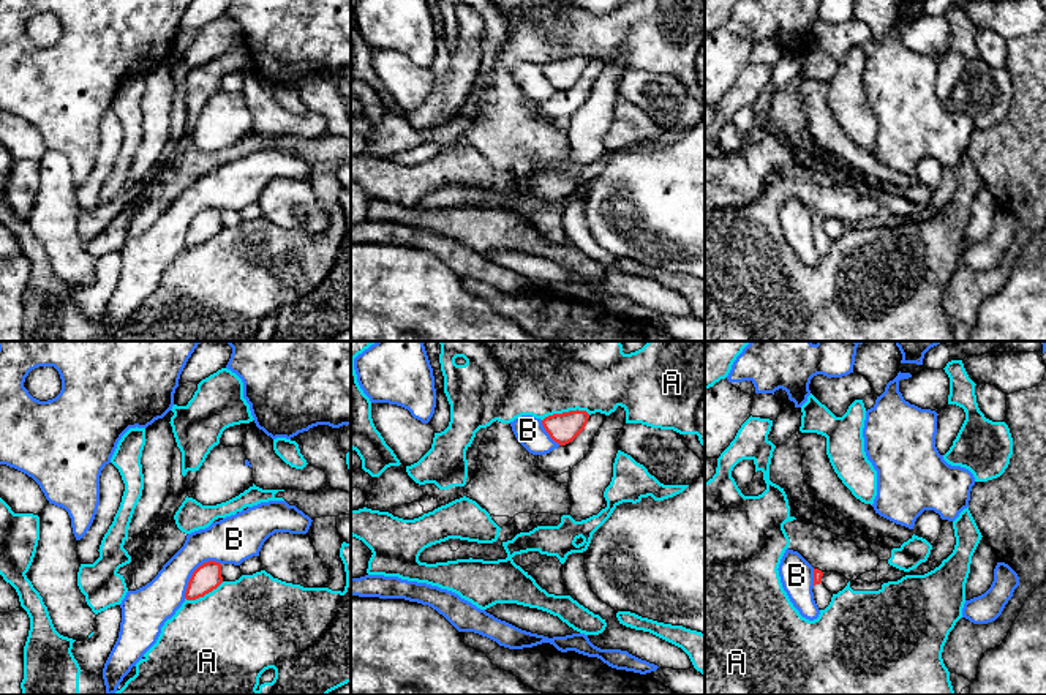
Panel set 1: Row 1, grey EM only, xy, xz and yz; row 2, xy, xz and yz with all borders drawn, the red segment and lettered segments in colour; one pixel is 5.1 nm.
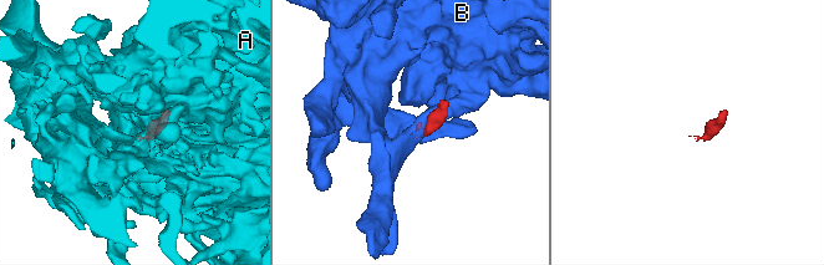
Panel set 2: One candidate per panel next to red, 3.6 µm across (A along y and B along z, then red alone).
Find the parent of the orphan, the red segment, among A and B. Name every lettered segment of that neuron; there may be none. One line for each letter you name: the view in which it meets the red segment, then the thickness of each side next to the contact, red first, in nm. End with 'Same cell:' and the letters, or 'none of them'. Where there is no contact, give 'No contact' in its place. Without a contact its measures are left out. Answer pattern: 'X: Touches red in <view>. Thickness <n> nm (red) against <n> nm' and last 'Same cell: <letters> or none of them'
Same cell: none of them

